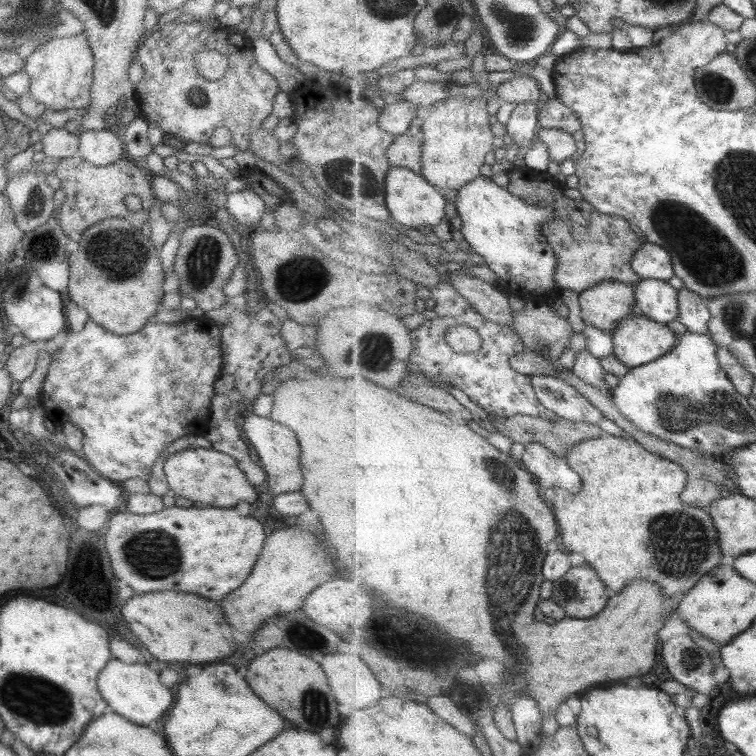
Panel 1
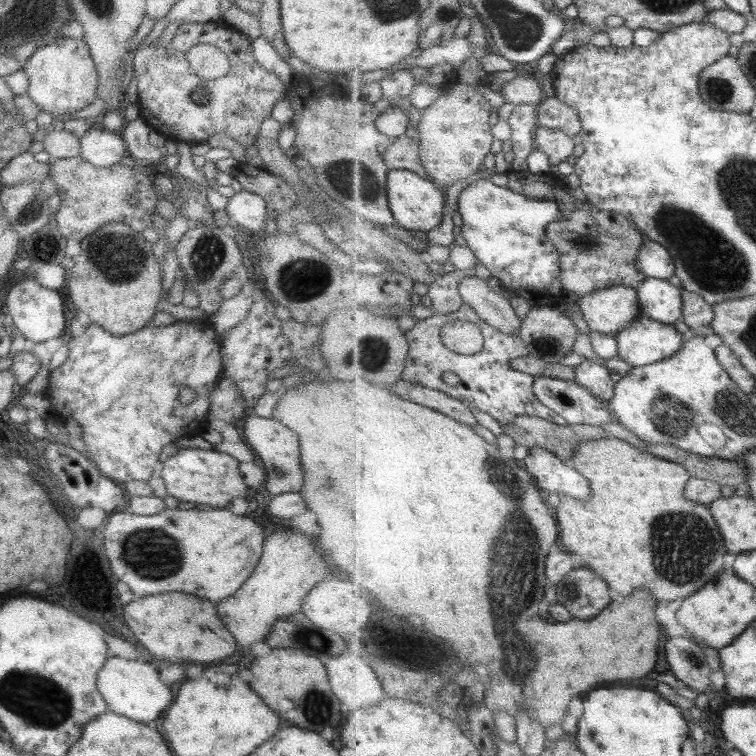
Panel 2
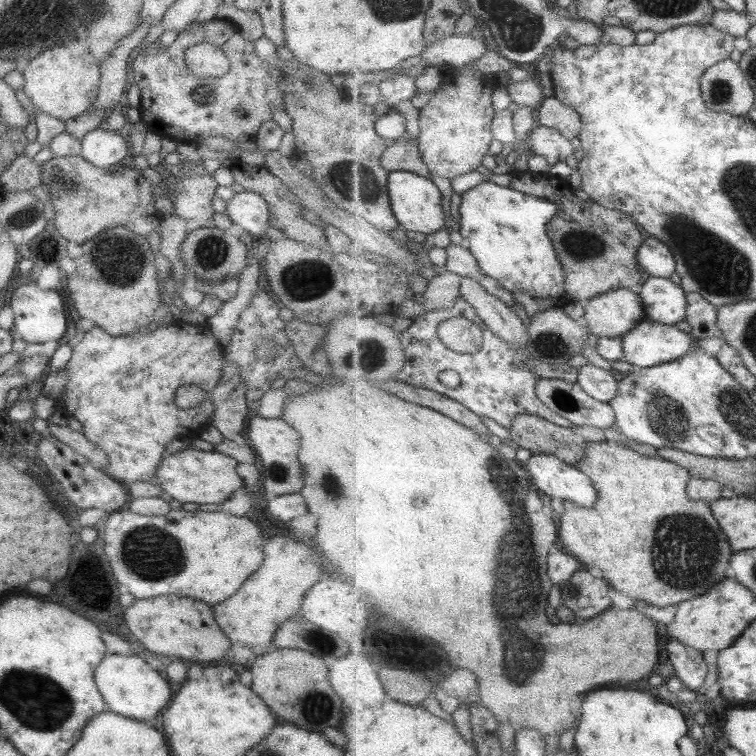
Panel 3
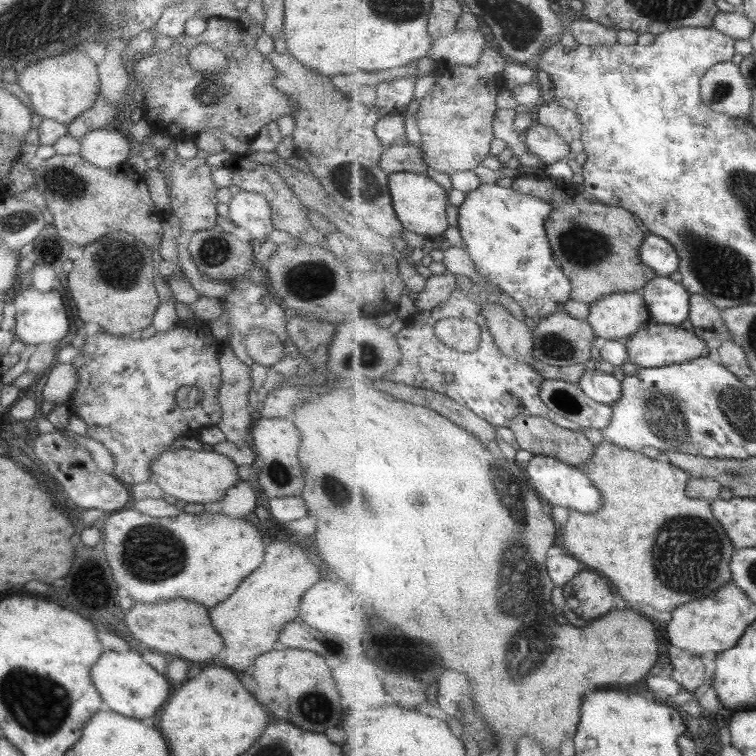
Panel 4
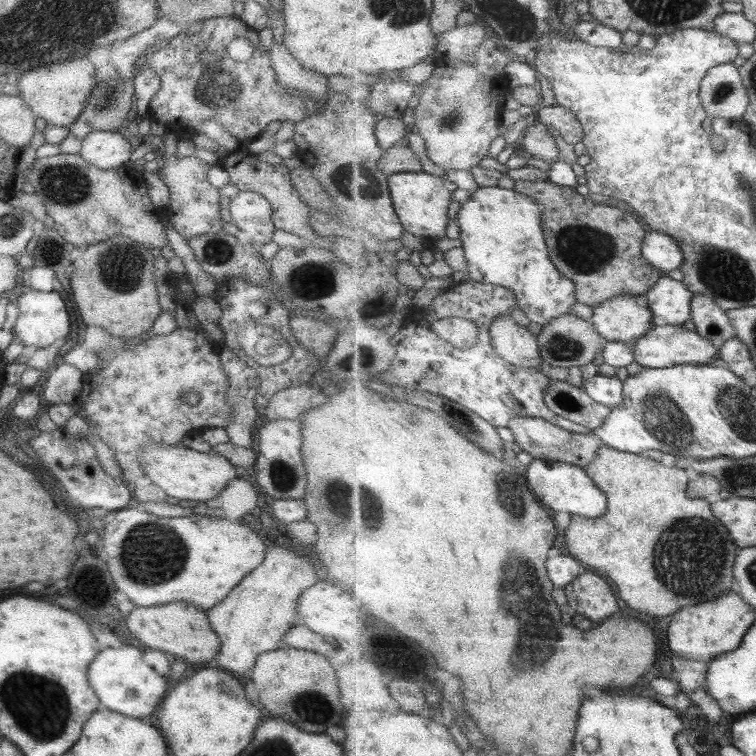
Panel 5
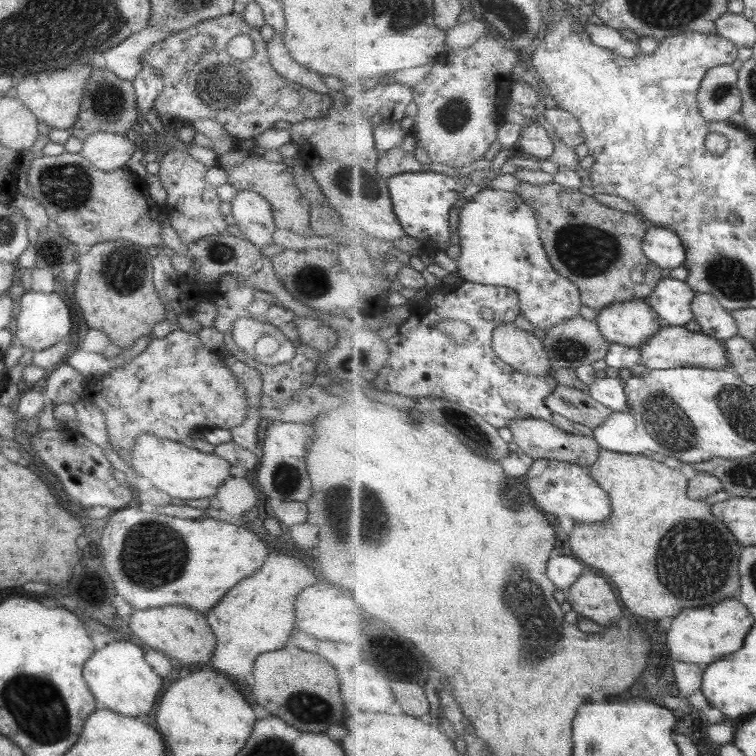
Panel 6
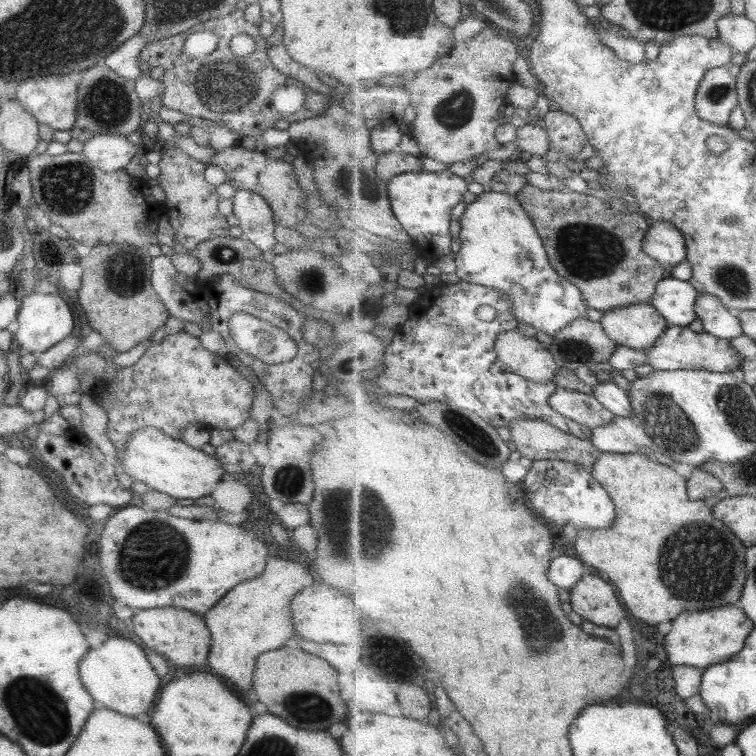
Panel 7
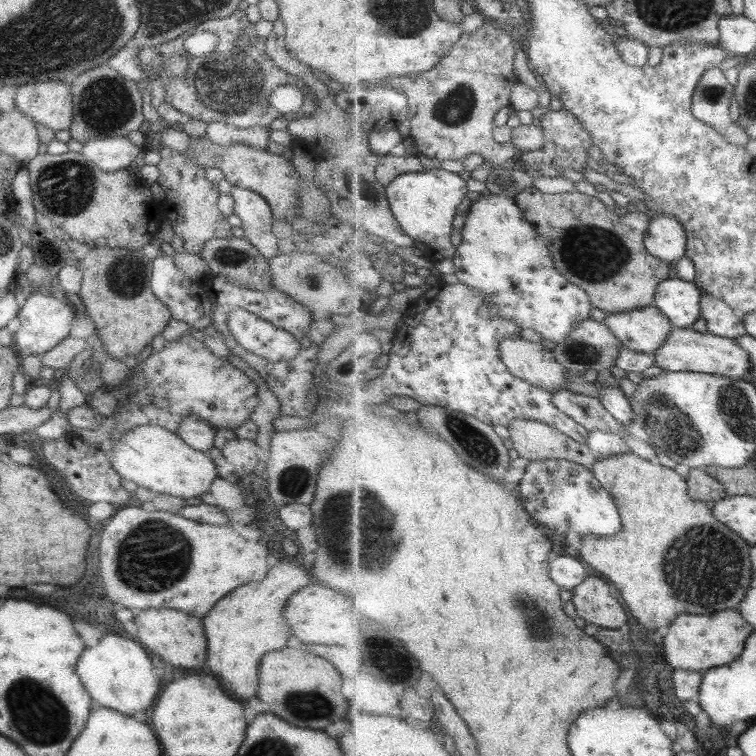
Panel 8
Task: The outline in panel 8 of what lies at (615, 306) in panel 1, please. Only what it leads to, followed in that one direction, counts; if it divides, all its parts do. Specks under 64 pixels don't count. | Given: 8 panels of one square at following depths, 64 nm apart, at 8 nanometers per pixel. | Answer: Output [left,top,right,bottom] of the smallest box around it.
[604,304,675,353]

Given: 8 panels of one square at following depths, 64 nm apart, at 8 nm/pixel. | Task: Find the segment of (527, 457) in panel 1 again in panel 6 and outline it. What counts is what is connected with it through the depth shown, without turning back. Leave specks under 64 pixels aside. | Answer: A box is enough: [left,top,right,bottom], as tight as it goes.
[526,459,614,524]

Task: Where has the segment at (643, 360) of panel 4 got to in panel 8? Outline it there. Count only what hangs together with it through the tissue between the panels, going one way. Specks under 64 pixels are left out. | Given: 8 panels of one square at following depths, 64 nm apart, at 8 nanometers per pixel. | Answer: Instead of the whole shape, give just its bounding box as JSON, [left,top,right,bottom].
[655,327,752,380]

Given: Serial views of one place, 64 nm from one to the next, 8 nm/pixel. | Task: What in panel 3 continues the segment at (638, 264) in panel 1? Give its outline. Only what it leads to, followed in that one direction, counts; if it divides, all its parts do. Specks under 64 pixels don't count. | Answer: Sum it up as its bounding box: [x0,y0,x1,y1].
[639,235,679,278]

